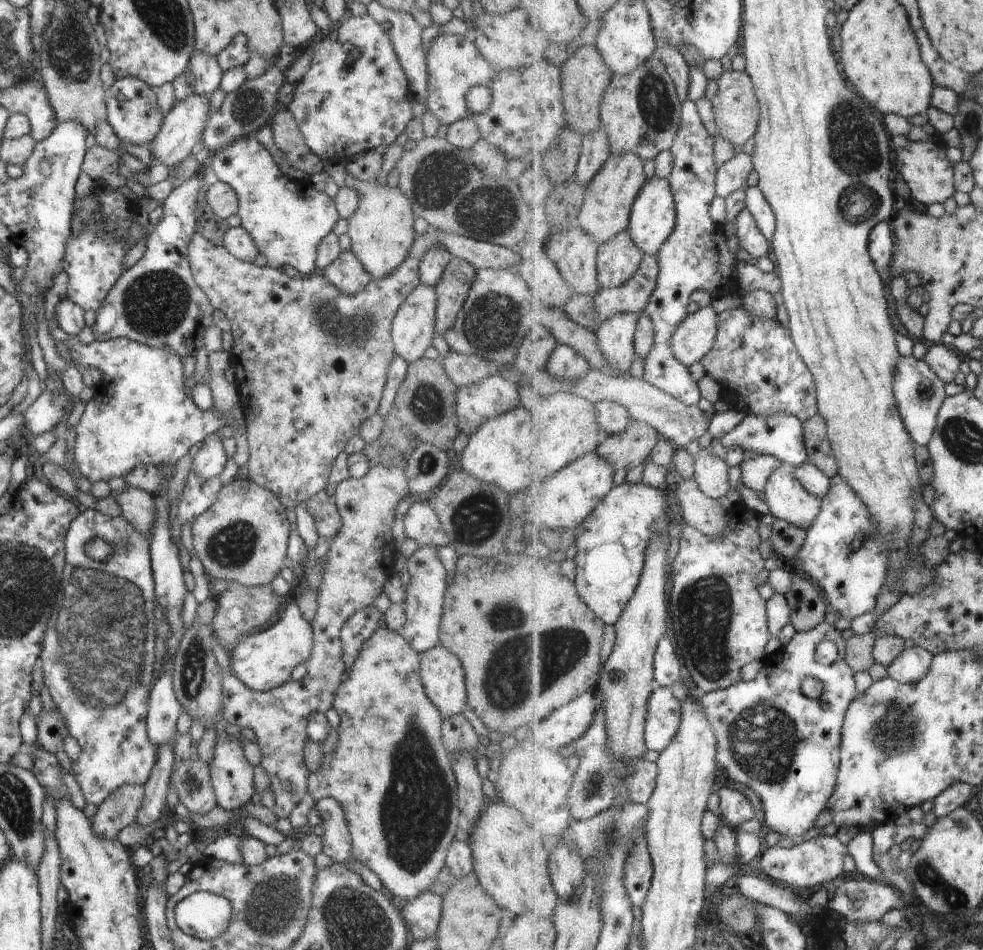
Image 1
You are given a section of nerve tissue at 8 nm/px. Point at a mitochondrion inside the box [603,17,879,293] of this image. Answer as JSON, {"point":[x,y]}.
{"point":[655,102]}

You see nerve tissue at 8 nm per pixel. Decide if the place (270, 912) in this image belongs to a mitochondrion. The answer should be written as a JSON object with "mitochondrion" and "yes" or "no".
{"mitochondrion":"yes"}

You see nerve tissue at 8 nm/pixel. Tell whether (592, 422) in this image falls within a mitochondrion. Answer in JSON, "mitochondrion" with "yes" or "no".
{"mitochondrion":"no"}

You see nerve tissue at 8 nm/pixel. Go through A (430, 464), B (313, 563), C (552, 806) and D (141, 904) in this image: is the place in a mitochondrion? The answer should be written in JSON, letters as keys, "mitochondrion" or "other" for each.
{"A":"mitochondrion","B":"other","C":"other","D":"other"}

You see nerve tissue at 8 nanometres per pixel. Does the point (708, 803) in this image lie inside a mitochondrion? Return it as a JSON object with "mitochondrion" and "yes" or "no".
{"mitochondrion":"no"}

